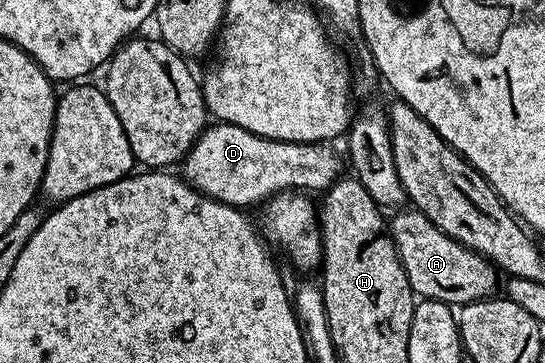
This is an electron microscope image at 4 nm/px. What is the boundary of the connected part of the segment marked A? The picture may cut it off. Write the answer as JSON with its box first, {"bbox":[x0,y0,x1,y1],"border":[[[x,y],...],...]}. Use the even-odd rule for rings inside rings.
{"bbox":[388,210,499,306],"border":[[[405,210],[394,211],[397,213],[394,214],[393,220],[391,216],[388,226],[397,247],[399,258],[403,262],[403,270],[407,274],[407,282],[411,286],[414,297],[422,300],[438,300],[450,306],[460,306],[476,300],[490,299],[496,293],[493,292],[496,288],[498,291],[499,280],[497,284],[497,276],[499,277],[499,269],[497,265],[485,256],[480,256],[475,250],[463,246],[455,238],[443,234],[443,230],[439,230],[421,212],[416,210],[401,211]]]}

